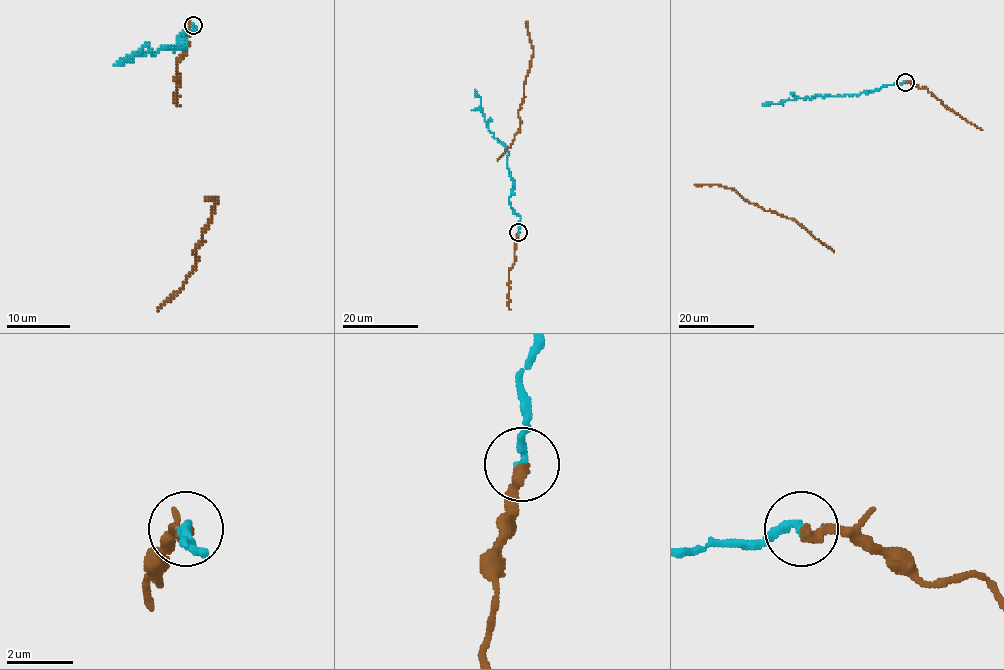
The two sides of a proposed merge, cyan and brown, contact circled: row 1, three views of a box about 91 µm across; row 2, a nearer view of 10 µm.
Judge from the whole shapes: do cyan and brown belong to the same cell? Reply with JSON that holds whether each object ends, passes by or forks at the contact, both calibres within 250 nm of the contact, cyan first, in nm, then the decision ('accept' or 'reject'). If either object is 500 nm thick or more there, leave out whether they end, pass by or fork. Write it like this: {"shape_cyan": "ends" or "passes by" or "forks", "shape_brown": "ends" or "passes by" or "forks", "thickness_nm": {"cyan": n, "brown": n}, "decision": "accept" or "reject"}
{"shape_cyan": "ends", "shape_brown": "ends", "thickness_nm": {"cyan": 260, "brown": 320}, "decision": "accept"}

